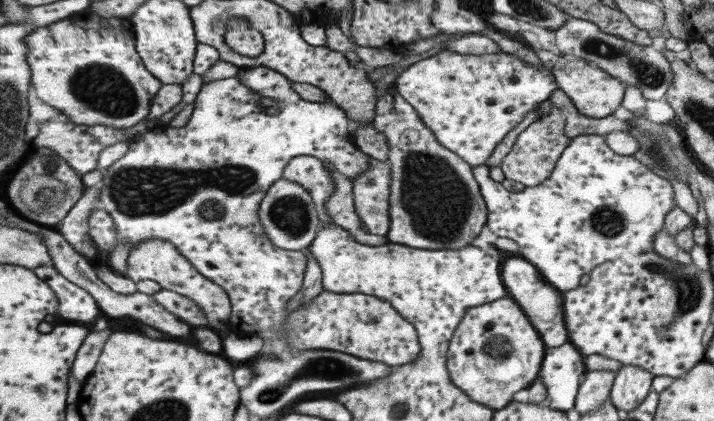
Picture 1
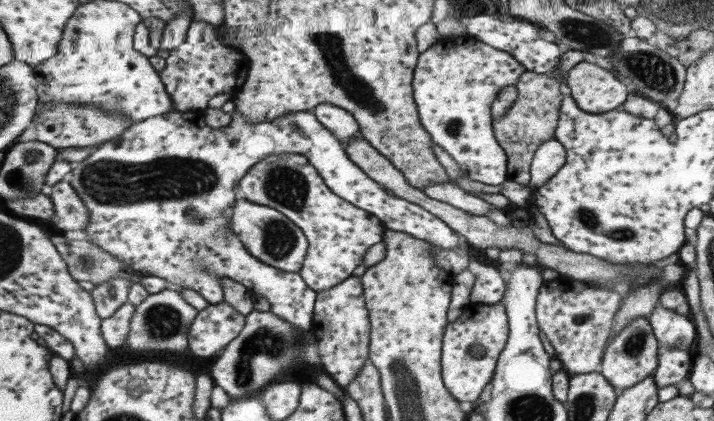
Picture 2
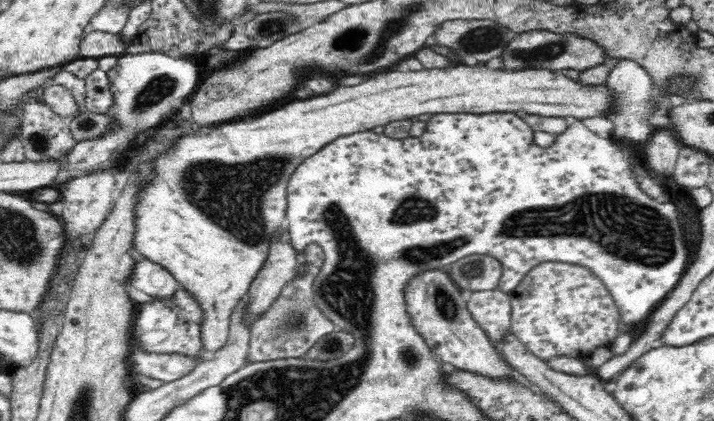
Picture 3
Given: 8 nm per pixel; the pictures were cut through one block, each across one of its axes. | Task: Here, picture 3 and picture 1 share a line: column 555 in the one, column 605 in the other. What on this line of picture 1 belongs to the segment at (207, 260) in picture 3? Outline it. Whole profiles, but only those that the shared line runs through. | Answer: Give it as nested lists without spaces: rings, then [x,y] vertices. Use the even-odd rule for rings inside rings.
[[[535,50],[534,52],[539,56],[543,65],[549,67],[549,70],[555,75],[559,88],[571,97],[583,116],[605,118],[607,114],[611,114],[619,106],[625,86],[616,77],[609,76],[604,69],[592,66],[583,59],[565,55],[557,56],[549,50]]]

